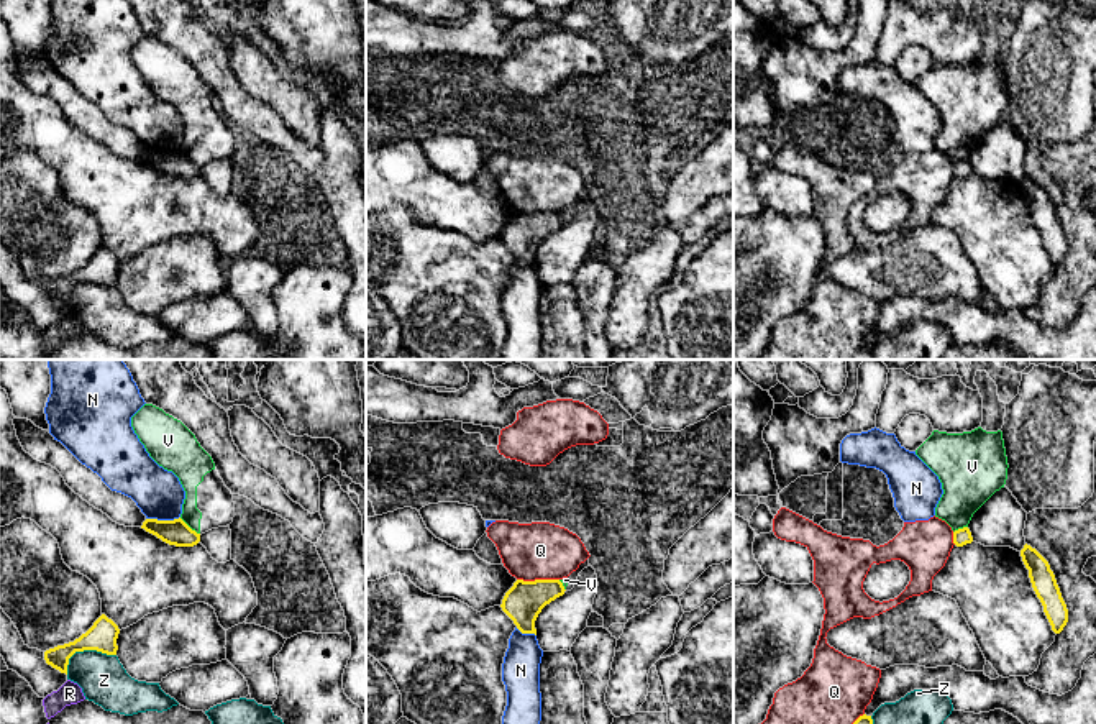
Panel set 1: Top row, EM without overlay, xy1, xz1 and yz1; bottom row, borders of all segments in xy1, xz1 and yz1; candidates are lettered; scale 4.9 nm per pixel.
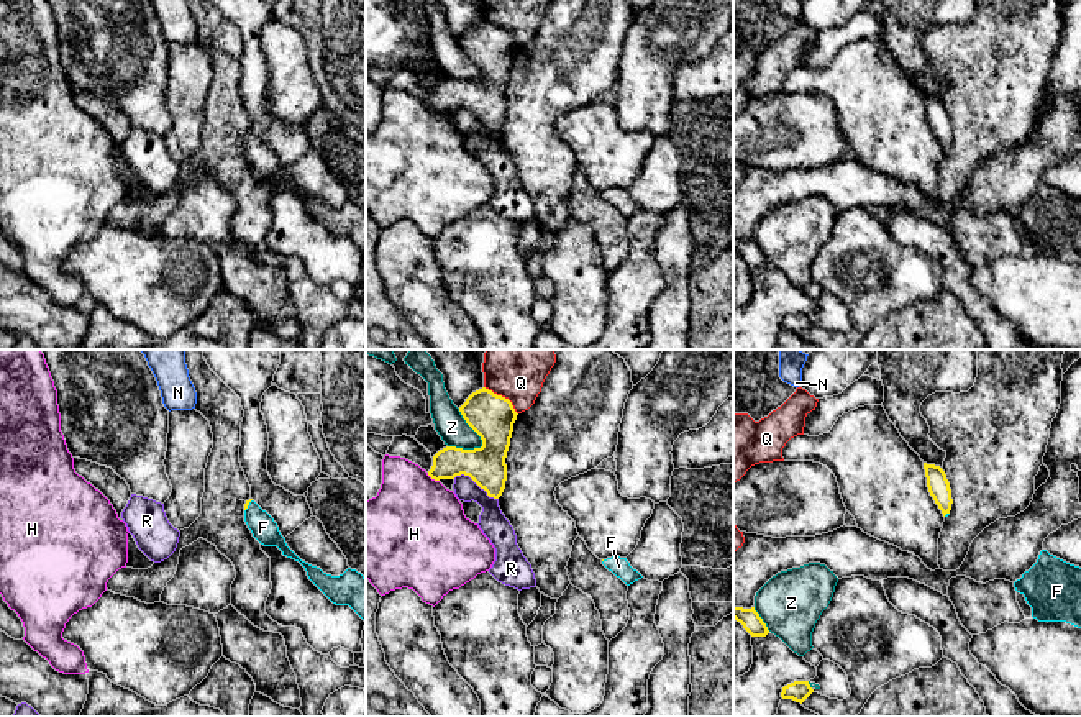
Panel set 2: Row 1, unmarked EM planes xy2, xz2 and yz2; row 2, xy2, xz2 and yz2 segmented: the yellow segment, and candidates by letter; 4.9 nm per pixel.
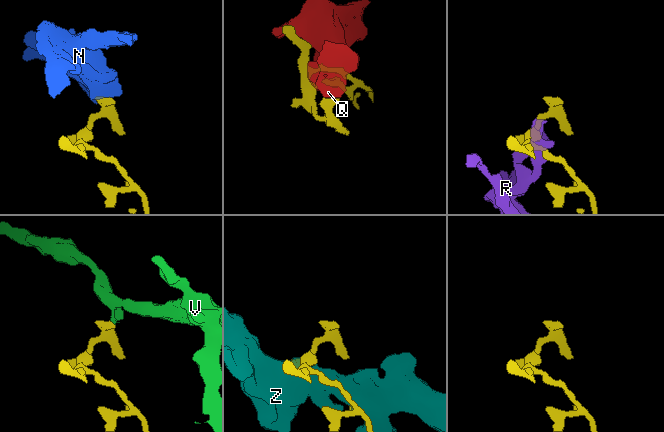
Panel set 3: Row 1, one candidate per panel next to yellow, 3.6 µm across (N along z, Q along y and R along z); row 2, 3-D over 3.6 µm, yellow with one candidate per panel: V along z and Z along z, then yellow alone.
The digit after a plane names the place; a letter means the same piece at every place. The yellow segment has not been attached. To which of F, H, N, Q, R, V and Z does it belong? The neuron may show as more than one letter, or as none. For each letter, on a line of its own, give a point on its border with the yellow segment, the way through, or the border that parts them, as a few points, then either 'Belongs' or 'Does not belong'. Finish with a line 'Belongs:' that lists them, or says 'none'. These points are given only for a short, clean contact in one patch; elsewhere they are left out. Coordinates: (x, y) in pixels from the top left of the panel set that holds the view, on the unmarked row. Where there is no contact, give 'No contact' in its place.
F: Touches yellow at xy2 (248, 137). Path across: xy2 (246, 137), (248, 137), (263, 159). Belongs
H: Touches yellow at xz2 (433, 110). Boundary: xz2 (427, 105), (438, 114). Does not belong
N: Touches yellow at xy1 (163, 153). Boundary: xy1 (179, 148), (173, 151), (146, 151). Does not belong
Q: Touches yellow at xz1 (538, 212). Does not belong
R: Touches yellow at xz2 (476, 115). Does not belong
V: Touches yellow at xy1 (187, 158). Boundary: xy1 (179, 150), (199, 166). Does not belong
Z: Touches yellow at xz2 (471, 59). Does not belong
Belongs: F

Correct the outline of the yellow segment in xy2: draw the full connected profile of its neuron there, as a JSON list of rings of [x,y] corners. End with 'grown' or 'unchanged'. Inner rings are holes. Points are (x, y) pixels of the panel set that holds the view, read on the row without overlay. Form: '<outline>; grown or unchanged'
[[[253,131],[244,136],[244,154],[253,169],[264,179],[277,179],[284,189],[299,194],[308,212],[336,238],[349,238],[366,254],[366,210],[348,200],[340,208],[323,205],[302,194],[285,176],[274,151]]]; grown

